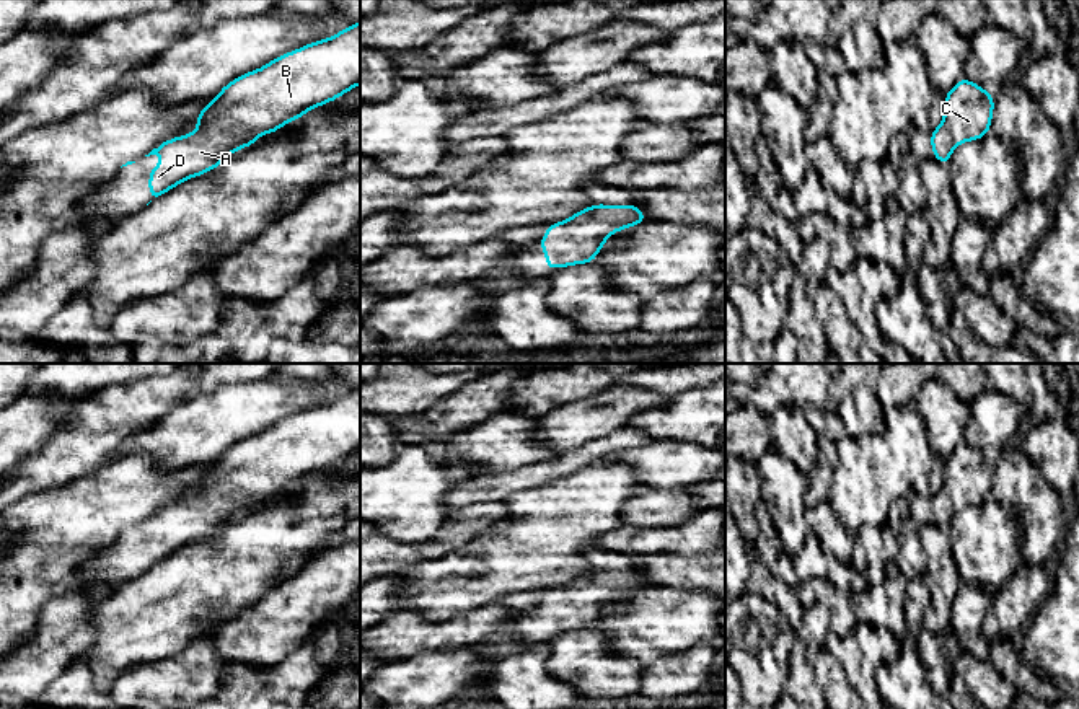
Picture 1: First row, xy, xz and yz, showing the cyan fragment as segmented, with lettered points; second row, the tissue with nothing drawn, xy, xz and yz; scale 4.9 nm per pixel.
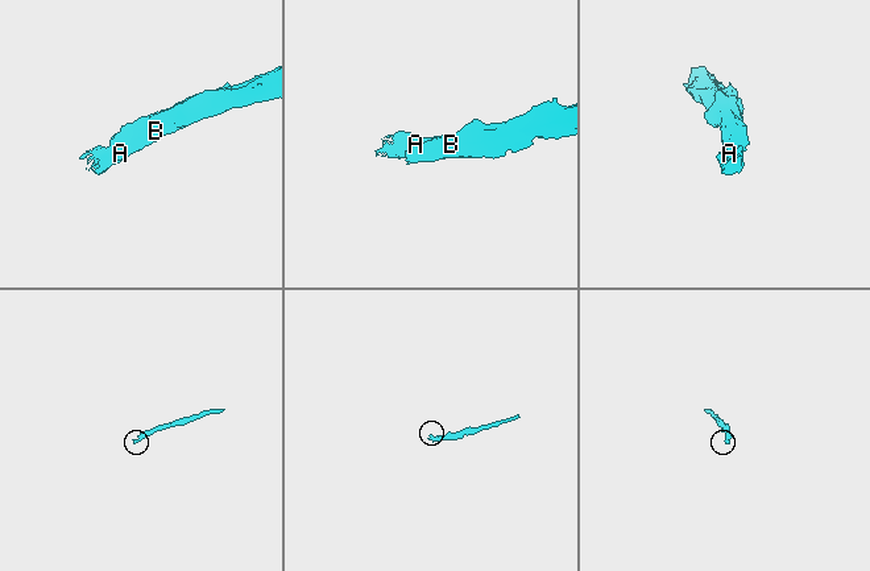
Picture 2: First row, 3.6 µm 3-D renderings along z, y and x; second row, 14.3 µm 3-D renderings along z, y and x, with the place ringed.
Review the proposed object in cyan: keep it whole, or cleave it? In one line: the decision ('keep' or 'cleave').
keep

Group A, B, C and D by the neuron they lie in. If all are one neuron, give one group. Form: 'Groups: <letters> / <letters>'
Groups: A B C D

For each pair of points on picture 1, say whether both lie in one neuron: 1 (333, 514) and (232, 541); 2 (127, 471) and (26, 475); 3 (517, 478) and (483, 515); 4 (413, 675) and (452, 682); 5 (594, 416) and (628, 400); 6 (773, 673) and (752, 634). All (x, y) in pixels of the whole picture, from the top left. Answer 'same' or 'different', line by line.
1: same
2: different
3: different
4: same
5: same
6: same

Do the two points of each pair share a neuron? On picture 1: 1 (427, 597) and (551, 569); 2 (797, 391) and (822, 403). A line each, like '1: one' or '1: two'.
1: one
2: one

